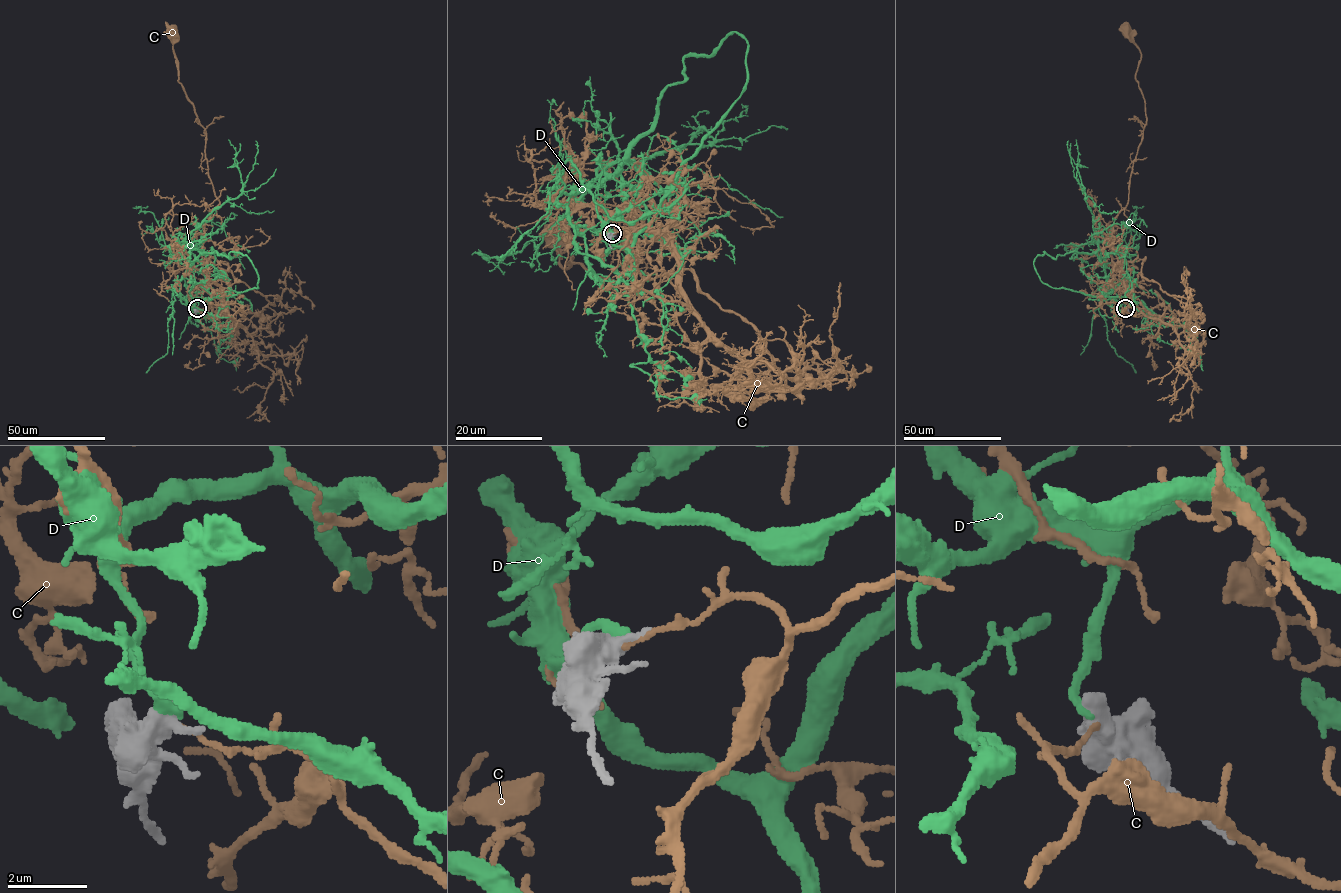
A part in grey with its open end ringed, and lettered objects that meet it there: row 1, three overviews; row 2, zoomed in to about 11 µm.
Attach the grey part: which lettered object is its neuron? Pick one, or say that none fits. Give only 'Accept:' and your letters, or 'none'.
Accept: D

